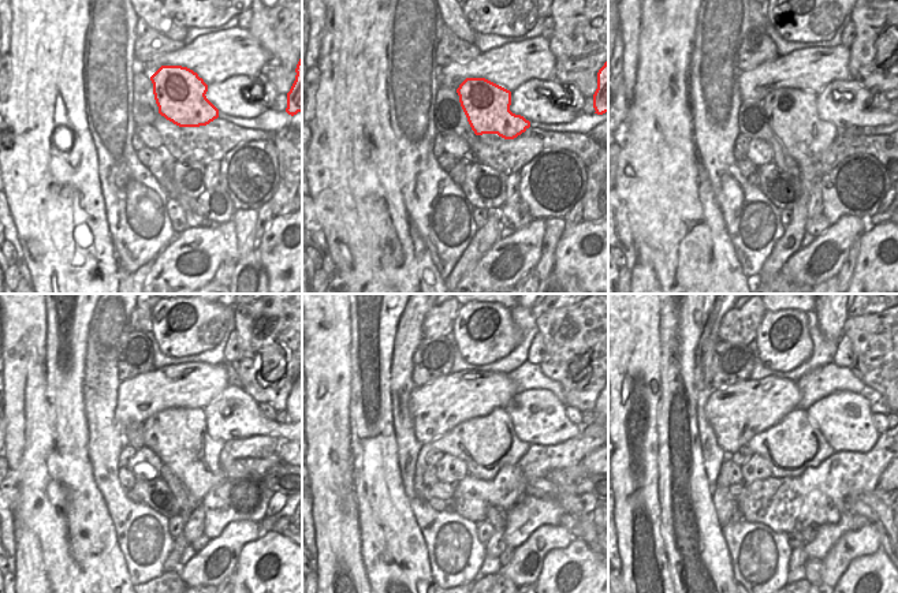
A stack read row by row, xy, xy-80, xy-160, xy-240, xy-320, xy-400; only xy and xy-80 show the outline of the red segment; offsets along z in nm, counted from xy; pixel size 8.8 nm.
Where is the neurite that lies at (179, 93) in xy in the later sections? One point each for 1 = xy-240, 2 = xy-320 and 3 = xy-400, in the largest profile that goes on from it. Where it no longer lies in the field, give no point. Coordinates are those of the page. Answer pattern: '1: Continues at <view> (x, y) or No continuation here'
1: Continues at xy-240 (178, 436)
2: Continues at xy-320 (485, 444)
3: Continues at xy-400 (793, 444)

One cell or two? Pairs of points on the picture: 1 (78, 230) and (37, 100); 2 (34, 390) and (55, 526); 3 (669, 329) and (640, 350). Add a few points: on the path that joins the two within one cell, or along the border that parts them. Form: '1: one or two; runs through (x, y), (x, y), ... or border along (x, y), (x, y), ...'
1: one; runs through (53, 197), (38, 179), (38, 133)
2: one; runs through (40, 424), (41, 492)
3: two; border along (658, 308), (659, 369)

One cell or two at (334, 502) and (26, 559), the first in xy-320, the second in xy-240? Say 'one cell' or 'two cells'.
one cell

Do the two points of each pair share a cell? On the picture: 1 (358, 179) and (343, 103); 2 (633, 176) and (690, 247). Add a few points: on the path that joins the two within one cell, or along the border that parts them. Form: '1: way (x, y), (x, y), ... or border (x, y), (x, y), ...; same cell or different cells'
1: way (351, 160), (343, 134), (343, 122); same cell
2: way (651, 194), (662, 205), (666, 222), (673, 230); same cell

